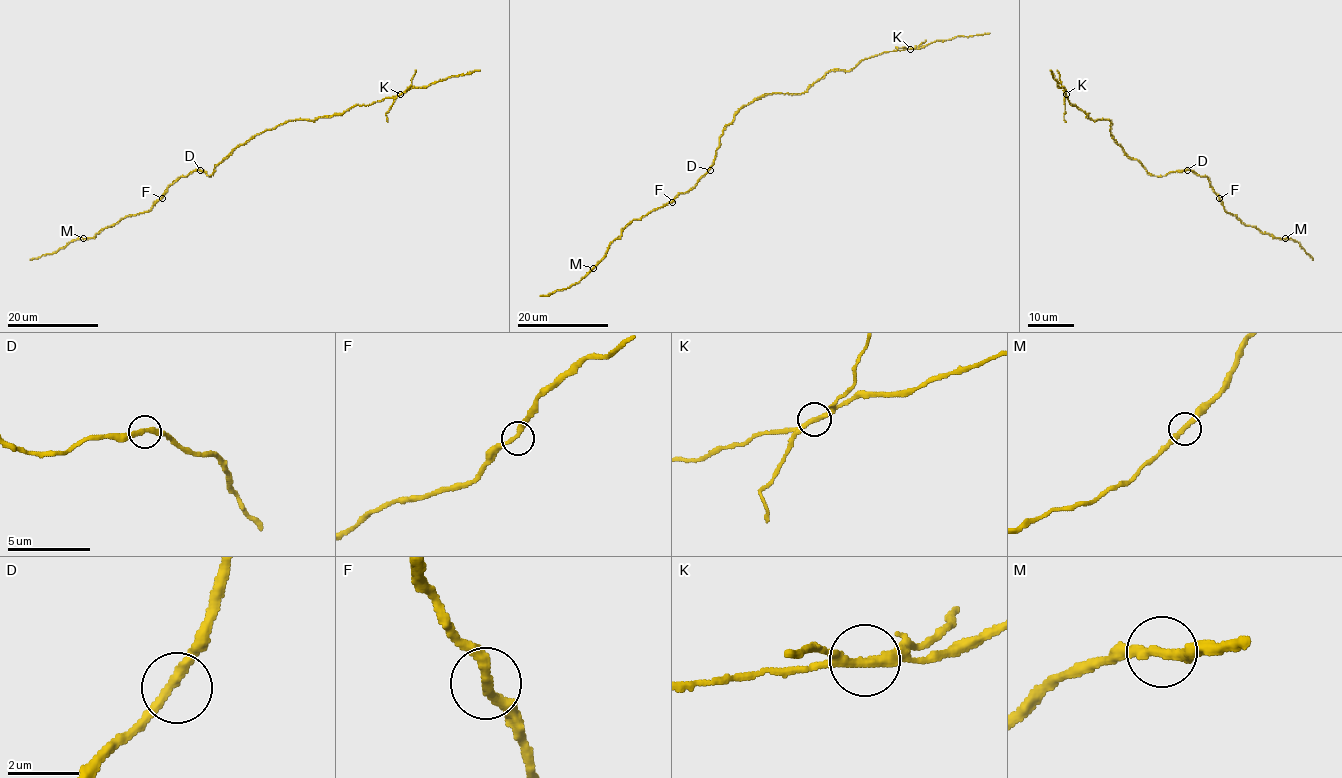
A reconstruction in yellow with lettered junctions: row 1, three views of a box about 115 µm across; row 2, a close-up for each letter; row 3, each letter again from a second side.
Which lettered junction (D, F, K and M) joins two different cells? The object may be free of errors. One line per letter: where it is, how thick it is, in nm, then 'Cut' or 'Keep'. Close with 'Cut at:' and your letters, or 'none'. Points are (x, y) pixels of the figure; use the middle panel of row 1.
D: Place: (710, 170). Thickness 280 nm. Keep
F: Place: (672, 202). Thickness 280 nm. Keep
K: Place: (910, 49). Thickness 280 nm. Cut
M: Place: (593, 268). Thickness 300 nm. Keep
Cut at: K

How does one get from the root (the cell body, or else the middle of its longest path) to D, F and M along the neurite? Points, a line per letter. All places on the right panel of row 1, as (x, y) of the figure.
D: (1138, 160), (1155, 176), (1187, 170)
F: (1138, 160), (1155, 176), (1184, 170), (1205, 176), (1219, 198)
M: (1138, 160), (1155, 176), (1184, 170), (1205, 176), (1229, 213), (1247, 226), (1285, 238)

